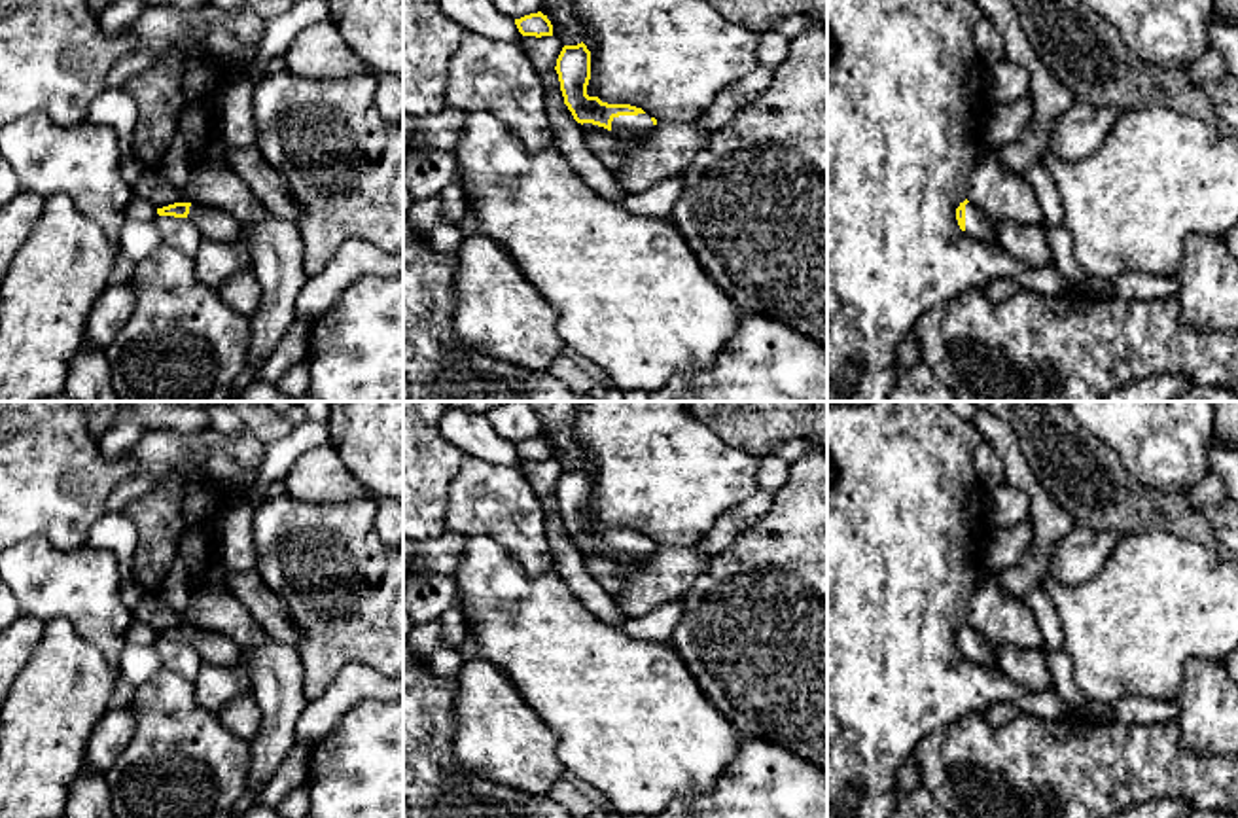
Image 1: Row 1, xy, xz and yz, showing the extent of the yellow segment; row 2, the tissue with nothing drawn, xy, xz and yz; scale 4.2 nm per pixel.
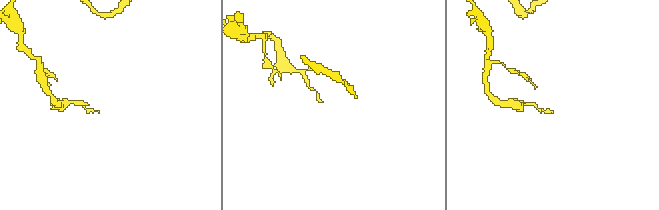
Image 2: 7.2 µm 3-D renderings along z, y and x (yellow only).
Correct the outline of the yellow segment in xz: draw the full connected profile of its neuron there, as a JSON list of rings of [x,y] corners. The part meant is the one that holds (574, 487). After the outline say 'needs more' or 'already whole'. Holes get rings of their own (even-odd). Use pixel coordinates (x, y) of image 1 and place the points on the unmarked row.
[[[581,466],[564,470],[555,490],[564,528],[577,547],[592,547],[613,555],[619,562],[642,562],[655,553],[657,543],[630,528],[608,528],[587,519],[591,504],[591,475]]] | needs more

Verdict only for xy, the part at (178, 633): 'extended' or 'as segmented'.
extended

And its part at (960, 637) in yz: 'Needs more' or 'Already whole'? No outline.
Needs more

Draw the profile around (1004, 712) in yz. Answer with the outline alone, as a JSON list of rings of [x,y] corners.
[[[1001,701],[986,706],[981,714],[988,723],[999,727],[1011,723],[1020,714],[1020,710],[1013,702]]]

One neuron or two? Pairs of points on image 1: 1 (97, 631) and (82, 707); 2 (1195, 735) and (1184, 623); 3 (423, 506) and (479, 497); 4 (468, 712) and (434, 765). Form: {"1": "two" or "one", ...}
{"1": "two", "2": "two", "3": "two", "4": "two"}

